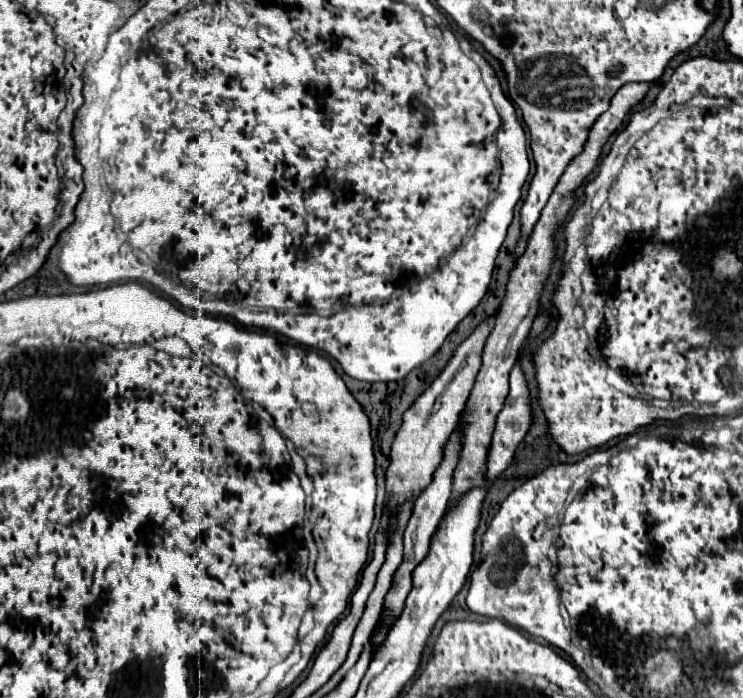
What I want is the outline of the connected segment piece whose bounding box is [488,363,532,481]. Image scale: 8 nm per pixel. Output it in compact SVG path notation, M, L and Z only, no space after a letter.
M516 363L512 373L510 373L510 393L506 397L506 403L502 407L502 411L496 417L496 429L492 435L492 445L490 445L490 453L488 453L488 479L494 481L514 459L514 451L518 447L518 443L524 439L530 423L532 423L532 415L530 415L530 397L528 397L528 385L524 381L522 369Z

